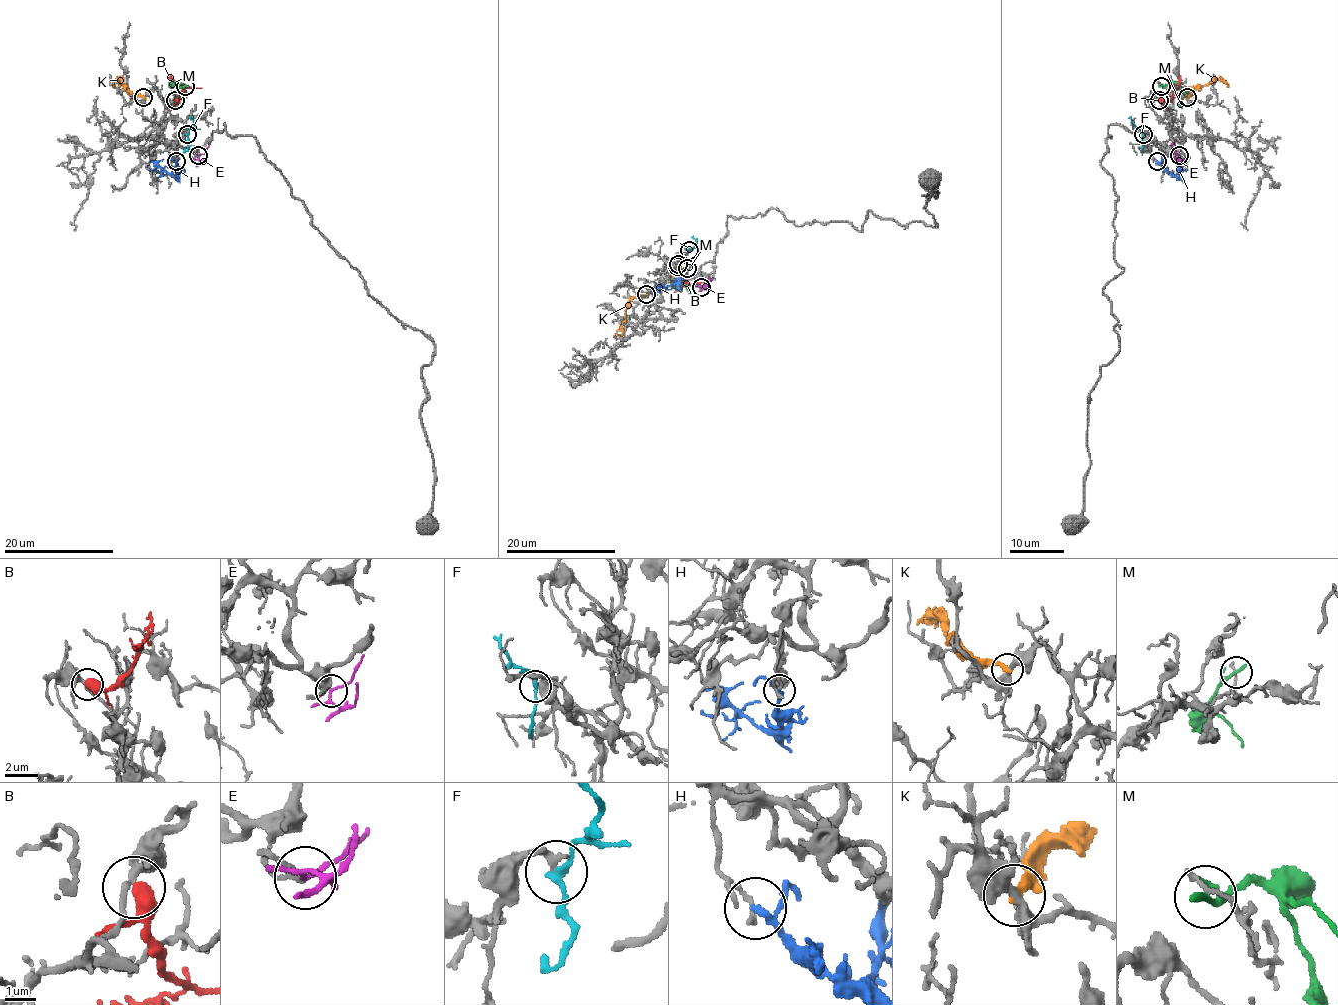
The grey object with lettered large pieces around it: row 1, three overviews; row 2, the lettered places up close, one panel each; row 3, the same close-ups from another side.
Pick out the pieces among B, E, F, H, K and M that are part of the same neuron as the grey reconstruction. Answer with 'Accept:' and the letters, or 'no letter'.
Accept: F

